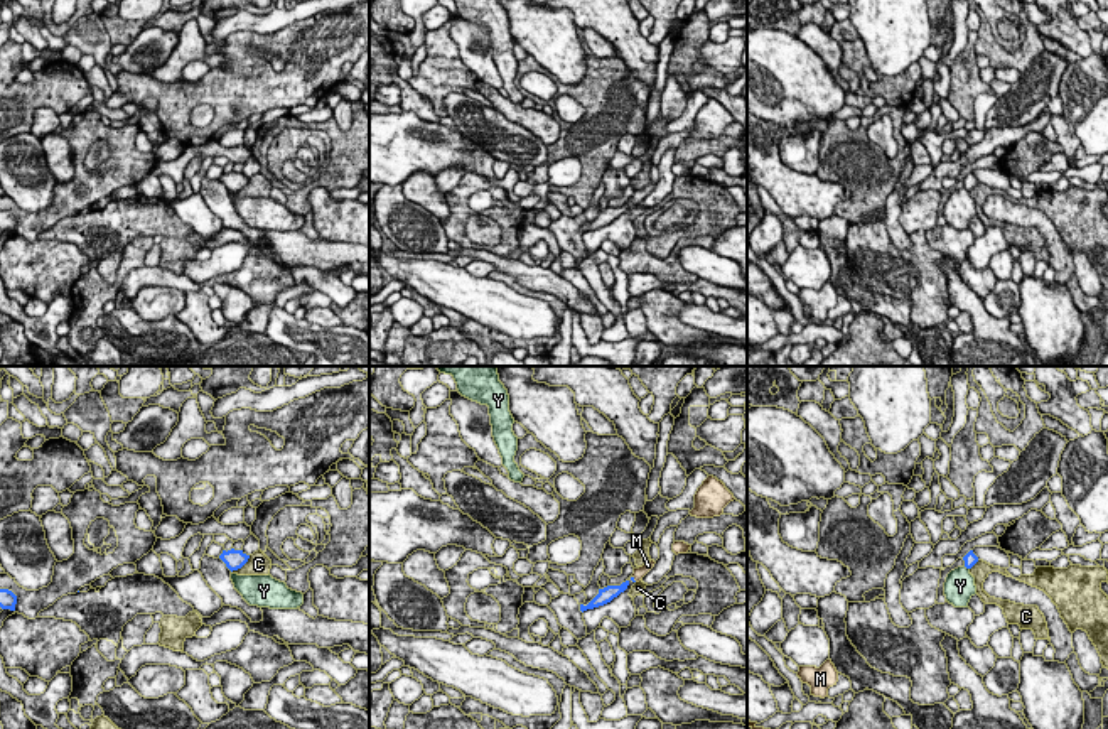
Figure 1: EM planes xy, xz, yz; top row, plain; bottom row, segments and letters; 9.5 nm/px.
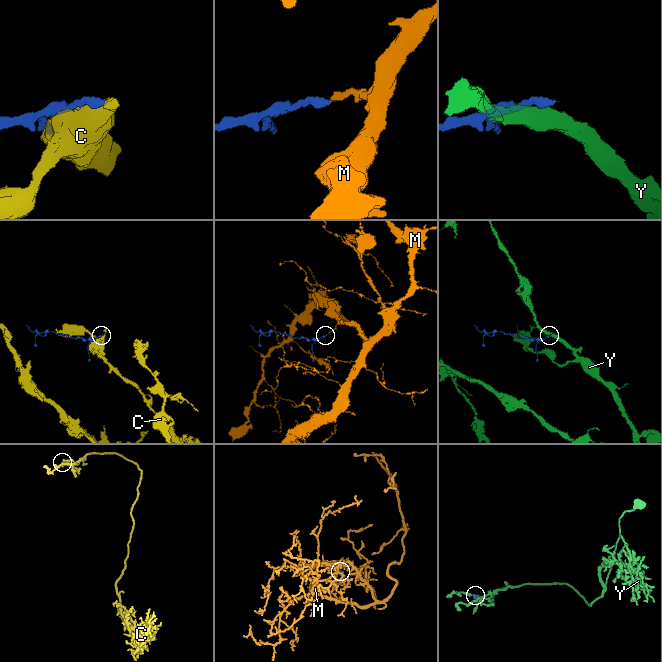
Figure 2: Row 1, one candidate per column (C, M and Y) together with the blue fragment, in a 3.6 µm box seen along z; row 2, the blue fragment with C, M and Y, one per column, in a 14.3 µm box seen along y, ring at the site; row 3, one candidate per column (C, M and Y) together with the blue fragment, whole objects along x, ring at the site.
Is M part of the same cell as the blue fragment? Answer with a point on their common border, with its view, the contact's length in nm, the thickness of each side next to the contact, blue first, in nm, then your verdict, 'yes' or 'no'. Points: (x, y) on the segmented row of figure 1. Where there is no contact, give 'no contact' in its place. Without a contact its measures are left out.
xz (633, 579) | 70 nm | 30/100 nm | yes

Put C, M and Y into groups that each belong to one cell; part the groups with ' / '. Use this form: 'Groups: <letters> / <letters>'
Groups: C / M / Y

